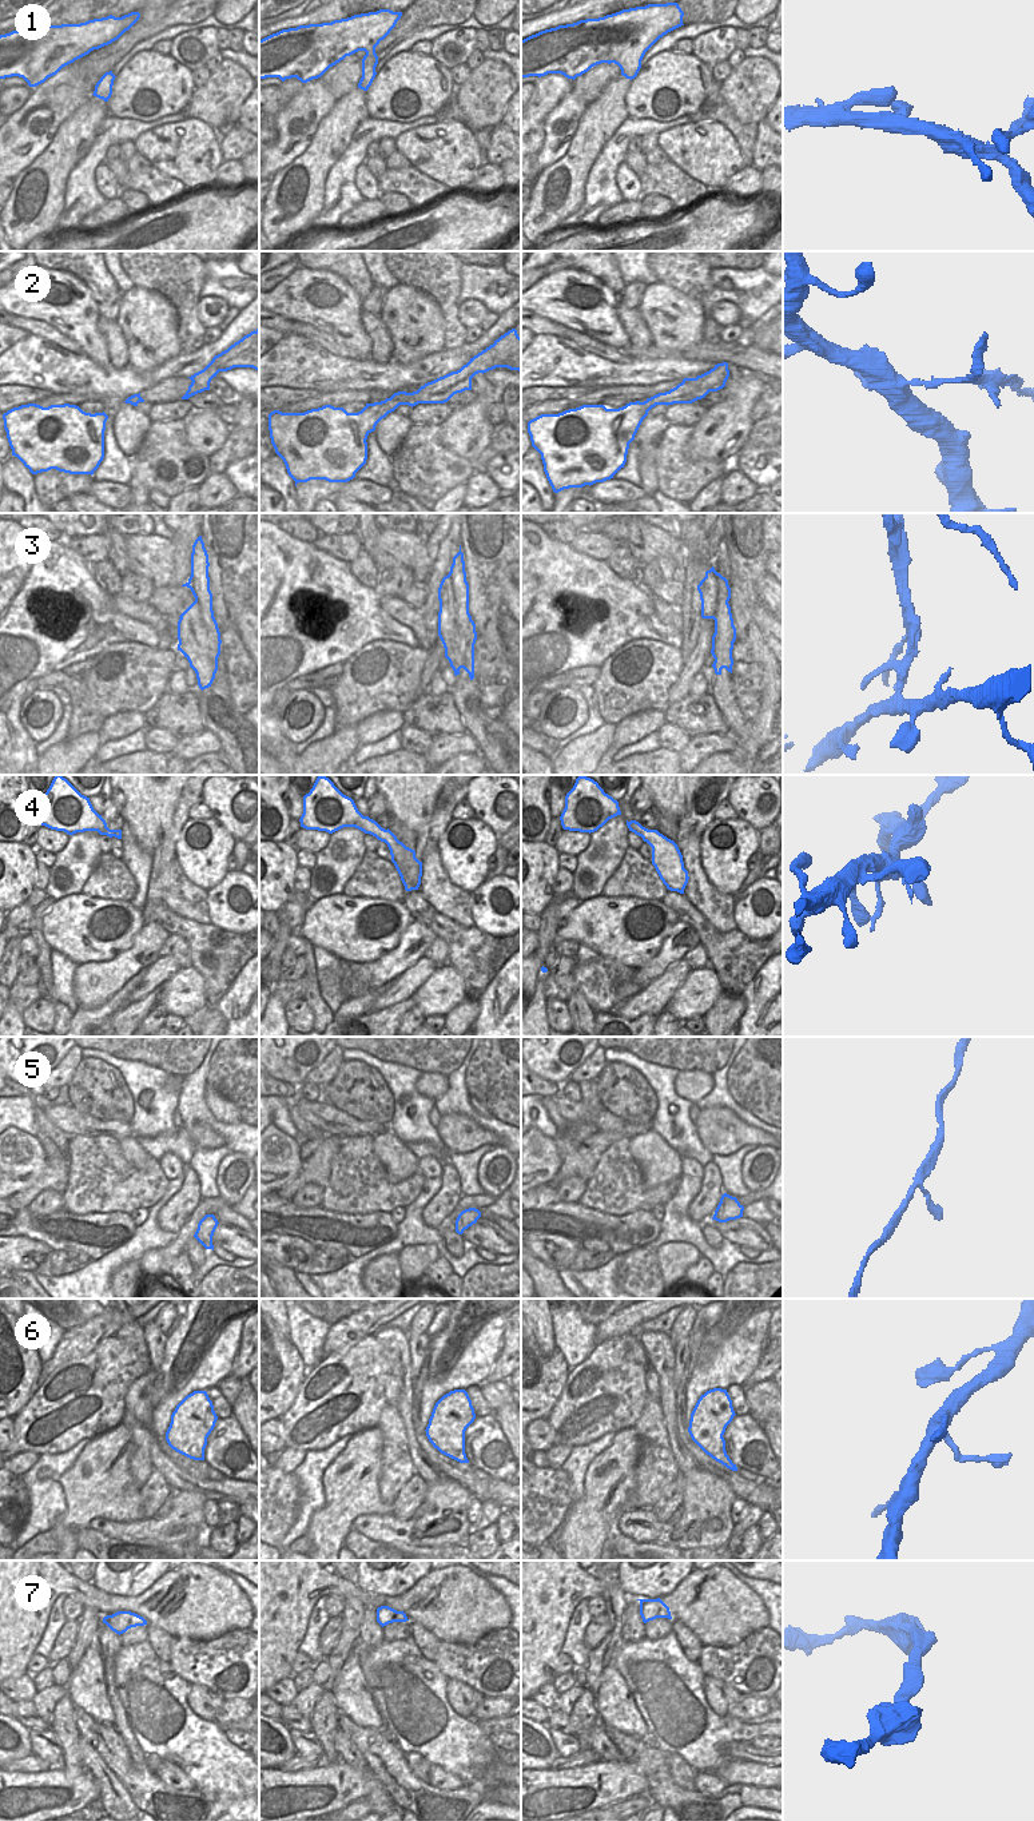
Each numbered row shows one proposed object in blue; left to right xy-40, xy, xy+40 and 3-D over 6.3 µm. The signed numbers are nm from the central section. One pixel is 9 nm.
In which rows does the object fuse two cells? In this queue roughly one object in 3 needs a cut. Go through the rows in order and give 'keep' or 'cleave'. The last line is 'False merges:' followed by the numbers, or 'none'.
1: keep
2: cleave
3: cleave
4: keep
5: keep
6: keep
7: keep
False merges: 2, 3

